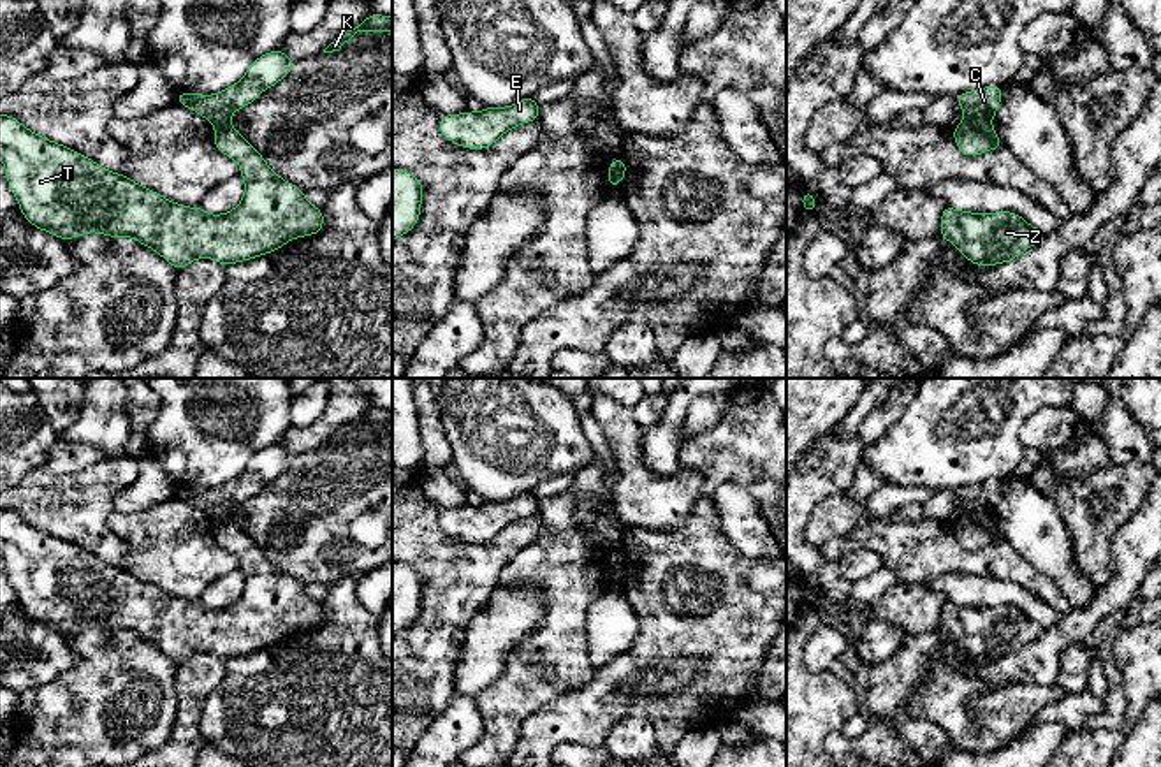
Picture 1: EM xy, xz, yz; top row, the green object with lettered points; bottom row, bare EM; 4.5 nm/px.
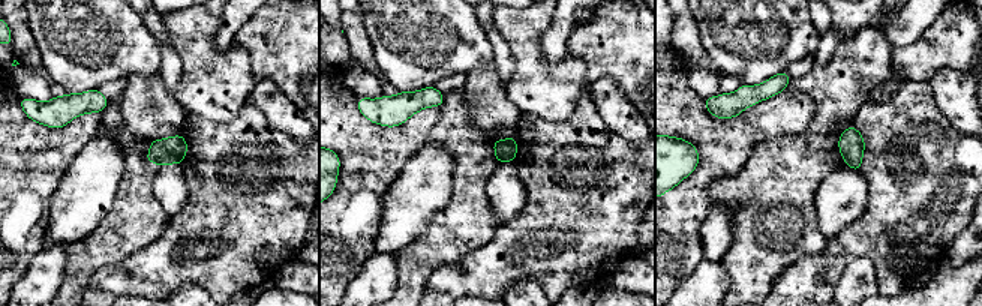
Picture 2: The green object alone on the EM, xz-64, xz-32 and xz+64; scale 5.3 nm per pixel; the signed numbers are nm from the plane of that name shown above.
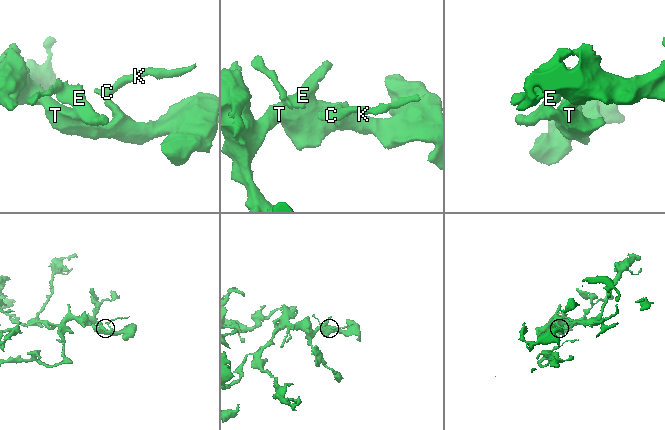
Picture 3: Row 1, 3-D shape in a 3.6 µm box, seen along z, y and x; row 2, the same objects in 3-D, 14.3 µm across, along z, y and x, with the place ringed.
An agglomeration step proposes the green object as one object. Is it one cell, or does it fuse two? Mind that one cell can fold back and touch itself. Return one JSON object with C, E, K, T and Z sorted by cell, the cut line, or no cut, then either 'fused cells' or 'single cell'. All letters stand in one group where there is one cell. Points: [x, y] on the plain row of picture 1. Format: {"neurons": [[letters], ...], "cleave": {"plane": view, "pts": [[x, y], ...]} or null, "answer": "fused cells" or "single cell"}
{"neurons": [["C", "K"], ["E", "T", "Z"]], "cleave": {"plane": "yz", "pts": [[966, 512], [985, 519]]}, "answer": "fused cells"}

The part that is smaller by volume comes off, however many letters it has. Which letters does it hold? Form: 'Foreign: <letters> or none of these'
Foreign: C, K

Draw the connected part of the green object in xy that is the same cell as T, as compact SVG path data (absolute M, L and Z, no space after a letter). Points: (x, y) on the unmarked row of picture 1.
M0 508L0 554L19 605L63 635L86 626L132 632L179 665L202 651L222 660L245 656L324 623L322 603L280 572L230 517L216 519L213 535L239 558L245 573L241 596L222 609L176 598Z

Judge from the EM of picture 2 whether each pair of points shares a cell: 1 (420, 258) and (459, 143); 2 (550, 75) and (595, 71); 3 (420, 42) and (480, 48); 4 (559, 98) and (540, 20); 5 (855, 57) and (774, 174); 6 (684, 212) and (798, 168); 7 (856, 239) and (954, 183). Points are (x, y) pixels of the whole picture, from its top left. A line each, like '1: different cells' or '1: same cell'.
1: same cell
2: different cells
3: same cell
4: same cell
5: same cell
6: different cells
7: same cell

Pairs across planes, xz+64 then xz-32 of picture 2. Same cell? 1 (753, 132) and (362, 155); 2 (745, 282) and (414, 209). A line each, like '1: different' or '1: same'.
1: same
2: different

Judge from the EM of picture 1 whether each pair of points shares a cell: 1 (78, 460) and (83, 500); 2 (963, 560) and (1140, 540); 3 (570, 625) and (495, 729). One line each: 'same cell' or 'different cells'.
1: different cells
2: different cells
3: same cell

